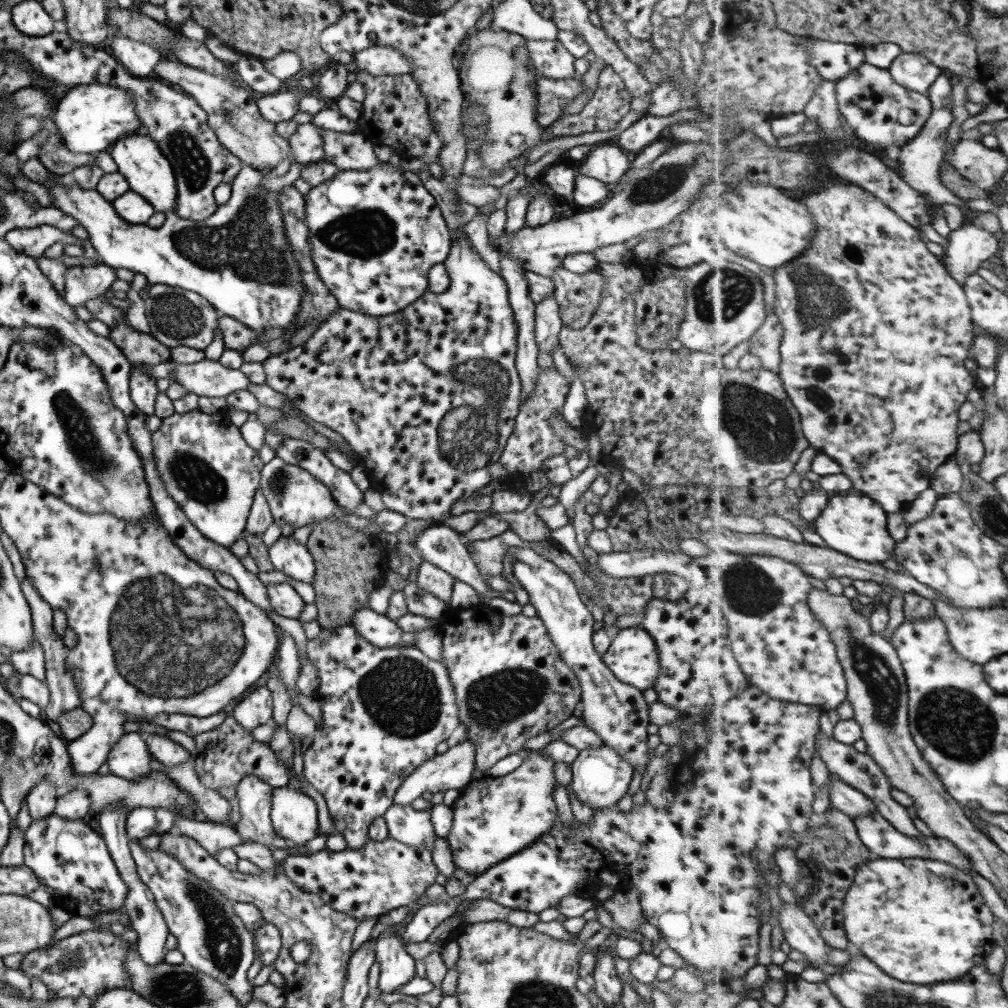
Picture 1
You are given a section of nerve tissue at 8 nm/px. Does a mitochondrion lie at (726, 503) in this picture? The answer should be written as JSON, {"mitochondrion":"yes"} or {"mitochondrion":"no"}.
{"mitochondrion":"no"}

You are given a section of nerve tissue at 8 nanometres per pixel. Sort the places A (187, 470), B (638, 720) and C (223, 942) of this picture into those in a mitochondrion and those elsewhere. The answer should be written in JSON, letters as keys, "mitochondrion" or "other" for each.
{"A":"mitochondrion","B":"other","C":"mitochondrion"}

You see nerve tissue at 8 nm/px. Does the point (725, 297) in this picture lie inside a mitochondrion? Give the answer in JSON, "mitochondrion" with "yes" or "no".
{"mitochondrion":"yes"}

